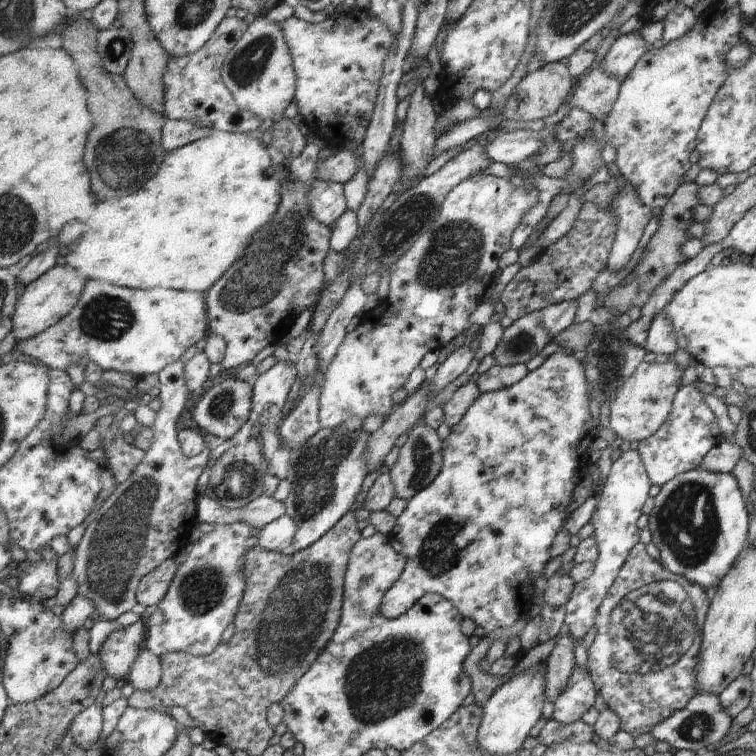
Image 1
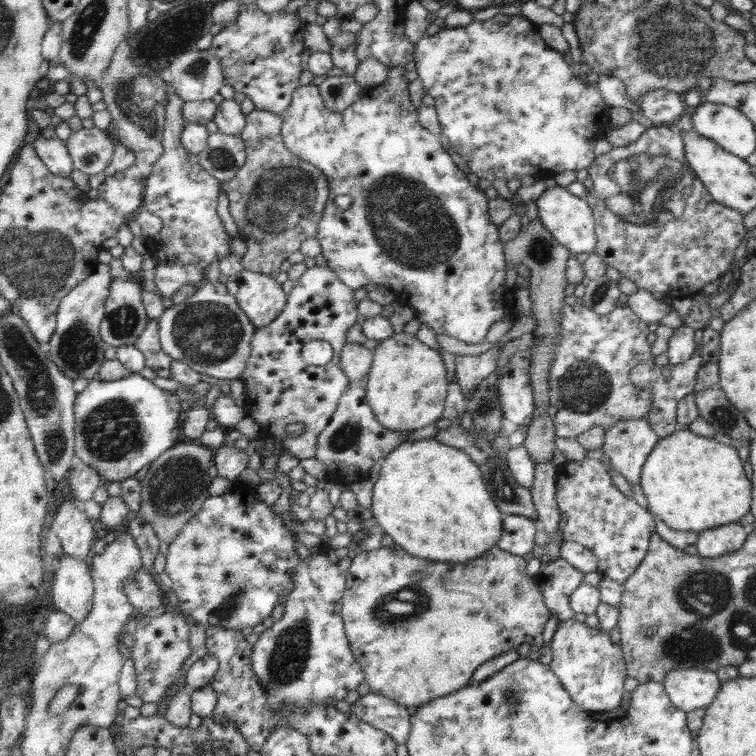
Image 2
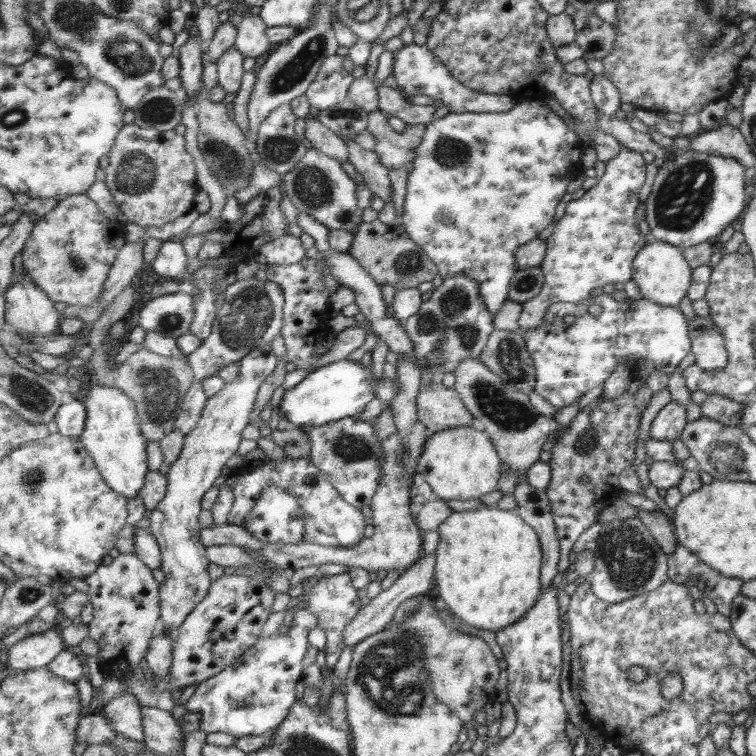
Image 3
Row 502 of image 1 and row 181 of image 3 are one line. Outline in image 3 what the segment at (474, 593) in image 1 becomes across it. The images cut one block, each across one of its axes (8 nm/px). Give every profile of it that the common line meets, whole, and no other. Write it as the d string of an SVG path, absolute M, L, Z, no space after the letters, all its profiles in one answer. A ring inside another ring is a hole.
M519 100L519 104L509 110L509 112L463 112L463 114L449 114L445 118L433 120L427 126L427 134L423 138L423 144L417 148L417 160L415 160L415 168L409 174L409 184L407 184L407 196L405 196L405 212L399 220L399 224L405 226L407 236L417 242L427 256L431 256L431 260L439 266L439 276L443 280L451 278L451 276L459 276L459 274L467 274L469 278L475 278L481 286L481 296L487 304L487 308L497 316L497 312L503 310L503 306L509 300L509 288L511 282L515 278L515 274L519 272L519 264L517 264L517 250L521 246L525 246L527 242L531 242L535 238L535 234L539 230L543 230L549 222L553 222L553 208L557 206L557 202L561 202L559 198L565 194L565 186L569 180L577 180L583 170L577 170L577 160L583 154L583 146L575 146L577 144L577 136L563 124L563 120L559 116L555 116L547 106L541 106L539 100Z

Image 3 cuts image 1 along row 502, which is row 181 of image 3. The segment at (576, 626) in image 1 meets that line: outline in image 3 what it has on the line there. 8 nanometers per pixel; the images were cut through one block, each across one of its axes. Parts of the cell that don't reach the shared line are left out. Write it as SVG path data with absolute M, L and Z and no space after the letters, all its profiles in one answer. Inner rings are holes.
M619 146L619 154L605 164L605 174L591 186L581 200L569 200L555 228L545 238L545 258L537 266L543 272L543 286L537 296L523 304L519 318L519 334L543 326L547 310L559 302L581 304L591 298L593 288L605 284L627 284L631 280L631 264L639 248L651 242L649 236L639 234L635 210L639 206L639 188L645 184L645 162L639 152L629 152Z

